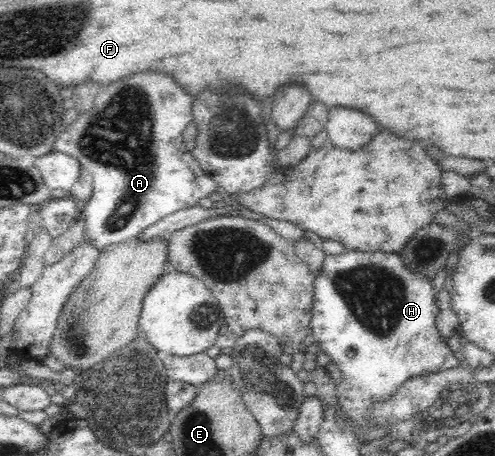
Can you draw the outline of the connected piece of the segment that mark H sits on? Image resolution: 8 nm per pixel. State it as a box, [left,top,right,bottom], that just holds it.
[310,250,462,428]

